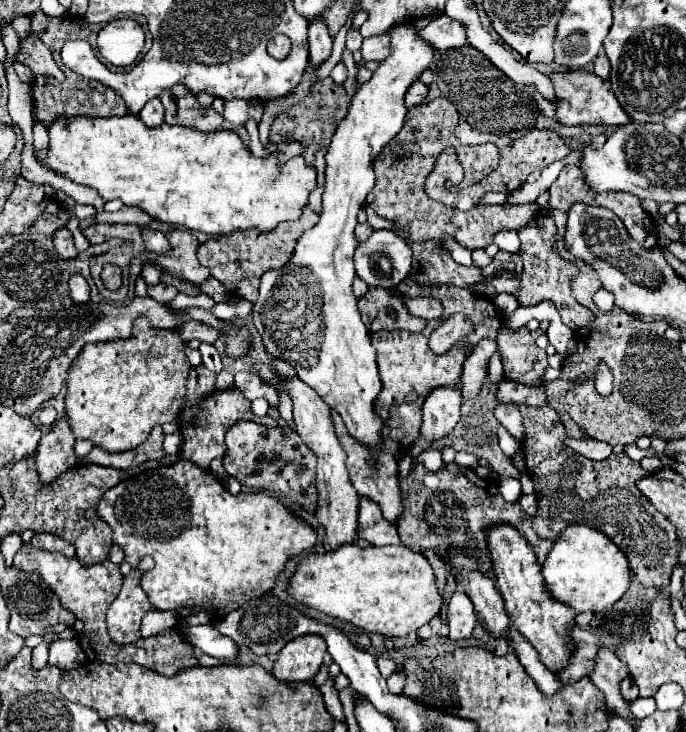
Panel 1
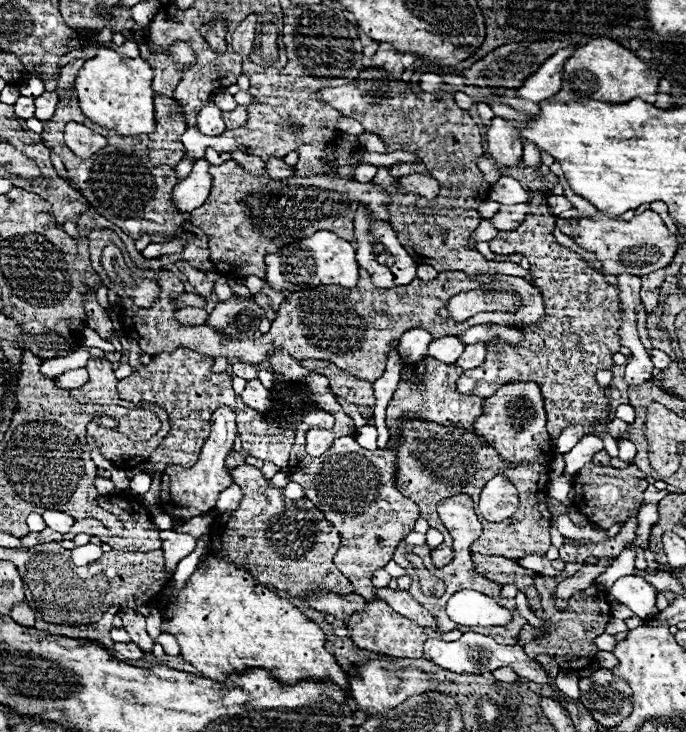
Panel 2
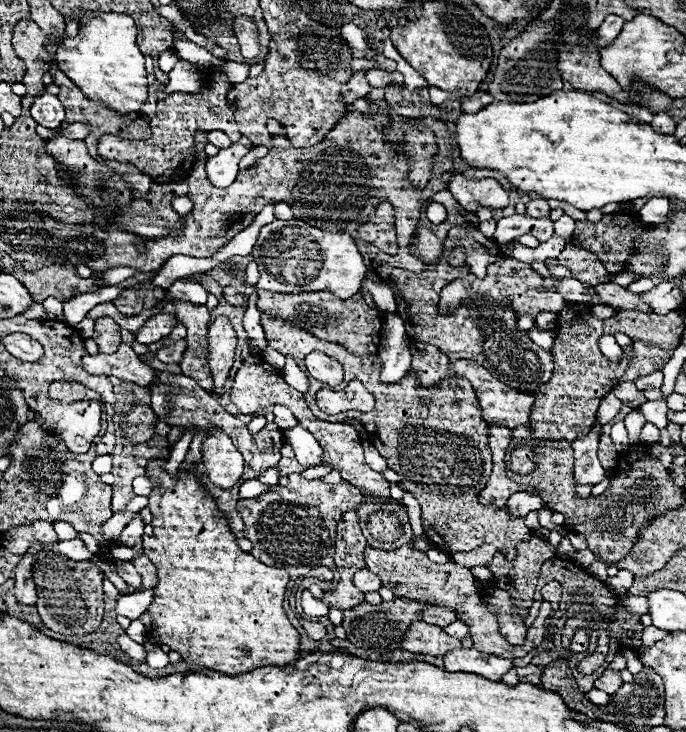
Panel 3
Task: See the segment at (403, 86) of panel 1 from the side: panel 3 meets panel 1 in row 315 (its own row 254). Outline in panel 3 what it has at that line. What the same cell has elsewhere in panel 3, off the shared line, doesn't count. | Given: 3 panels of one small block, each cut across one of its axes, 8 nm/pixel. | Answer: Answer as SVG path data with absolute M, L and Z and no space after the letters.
M274 220L262 226L252 256L260 270L256 290L270 292L298 294L324 290L346 300L362 288L368 272L350 234L324 232L302 220Z

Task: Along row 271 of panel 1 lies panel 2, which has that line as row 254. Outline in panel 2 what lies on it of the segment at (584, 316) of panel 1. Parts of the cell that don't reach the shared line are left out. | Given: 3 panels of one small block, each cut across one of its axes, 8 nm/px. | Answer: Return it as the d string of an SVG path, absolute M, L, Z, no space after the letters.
M552 230L498 232L488 244L498 255L522 254L532 262L532 278L536 282L542 278L540 288L546 310L538 324L518 326L522 330L522 342L516 346L490 342L484 366L466 370L458 378L456 390L466 396L488 398L504 382L538 382L548 412L550 438L558 438L568 426L593 424L606 418L604 414L610 414L610 398L606 396L606 388L596 384L594 374L600 368L610 368L612 354L620 352L616 286L608 286L600 272L586 266L576 252L560 246Z

